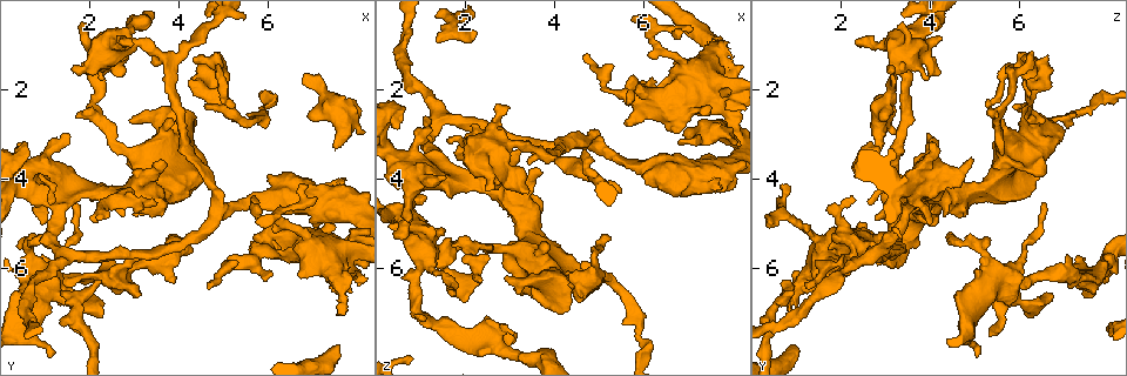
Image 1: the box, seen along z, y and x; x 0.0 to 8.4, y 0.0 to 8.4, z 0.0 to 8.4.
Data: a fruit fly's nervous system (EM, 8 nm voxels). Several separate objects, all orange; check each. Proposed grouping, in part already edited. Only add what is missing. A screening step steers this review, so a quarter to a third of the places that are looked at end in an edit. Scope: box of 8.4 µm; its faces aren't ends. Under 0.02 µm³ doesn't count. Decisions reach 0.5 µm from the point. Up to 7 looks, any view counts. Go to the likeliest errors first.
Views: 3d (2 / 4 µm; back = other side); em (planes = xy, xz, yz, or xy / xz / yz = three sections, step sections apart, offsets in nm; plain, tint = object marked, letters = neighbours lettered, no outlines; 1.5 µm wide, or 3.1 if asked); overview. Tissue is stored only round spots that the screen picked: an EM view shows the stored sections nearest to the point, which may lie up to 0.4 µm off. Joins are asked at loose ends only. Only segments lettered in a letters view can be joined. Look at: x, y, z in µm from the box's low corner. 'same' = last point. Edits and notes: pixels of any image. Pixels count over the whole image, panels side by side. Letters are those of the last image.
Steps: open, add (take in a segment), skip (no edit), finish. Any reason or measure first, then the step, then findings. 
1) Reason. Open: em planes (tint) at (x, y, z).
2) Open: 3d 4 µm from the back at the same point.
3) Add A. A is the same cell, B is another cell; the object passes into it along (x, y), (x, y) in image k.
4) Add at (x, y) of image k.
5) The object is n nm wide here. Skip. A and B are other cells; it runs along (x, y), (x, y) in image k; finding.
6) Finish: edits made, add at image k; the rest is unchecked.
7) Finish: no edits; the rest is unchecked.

Thick end. Open: em xy step 4 (tint) at (7.55, 3.30, 2.90).

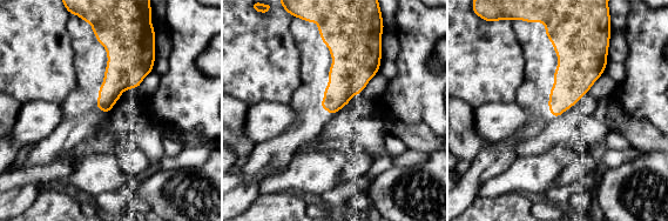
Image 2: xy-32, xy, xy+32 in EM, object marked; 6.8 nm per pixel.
Cut it another way. Open: em planes (letters) at the same point.

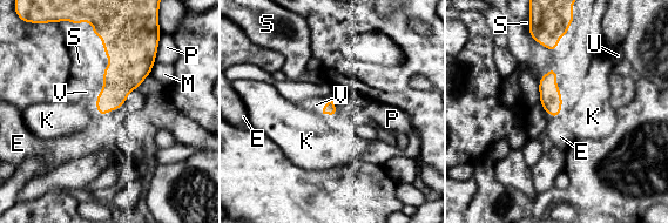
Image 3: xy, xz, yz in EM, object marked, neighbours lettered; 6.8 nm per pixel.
Add V. V is the same cell, E, K, M, P, S and U are other cells; the object passes into it along (329, 108), (324, 106), (316, 105) in image 3; it goes on there.

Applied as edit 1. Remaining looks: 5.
Branch stops here. Open: em planes (letters) at (2.20, 6.25, 0.65).

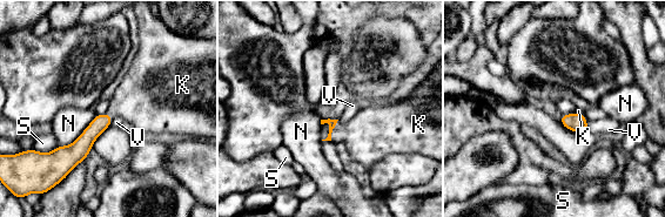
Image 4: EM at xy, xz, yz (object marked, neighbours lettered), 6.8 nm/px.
Add K. K is the same cell, N, S and V are other cells; the object passes into it along (331, 123), (331, 130), (367, 136) in image 4; it goes on there.

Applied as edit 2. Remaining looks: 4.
Free end. Open: em xz step 4 (letters) at (4.20, 1.90, 6.10).

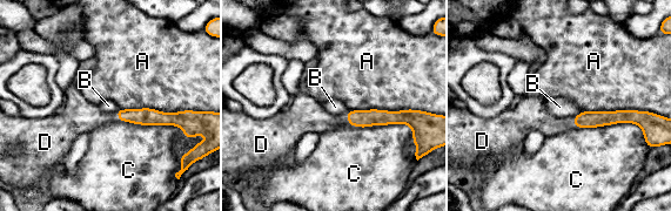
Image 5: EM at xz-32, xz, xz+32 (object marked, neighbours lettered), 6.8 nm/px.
The longest contact is with A, 440 nm. Add D. D is the same cell, A, B and C are other cells; it goes on there.

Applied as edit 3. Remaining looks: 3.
Finish: edits made, add at image 3, add at image 4, add at image 5; the rest is unchecked.

